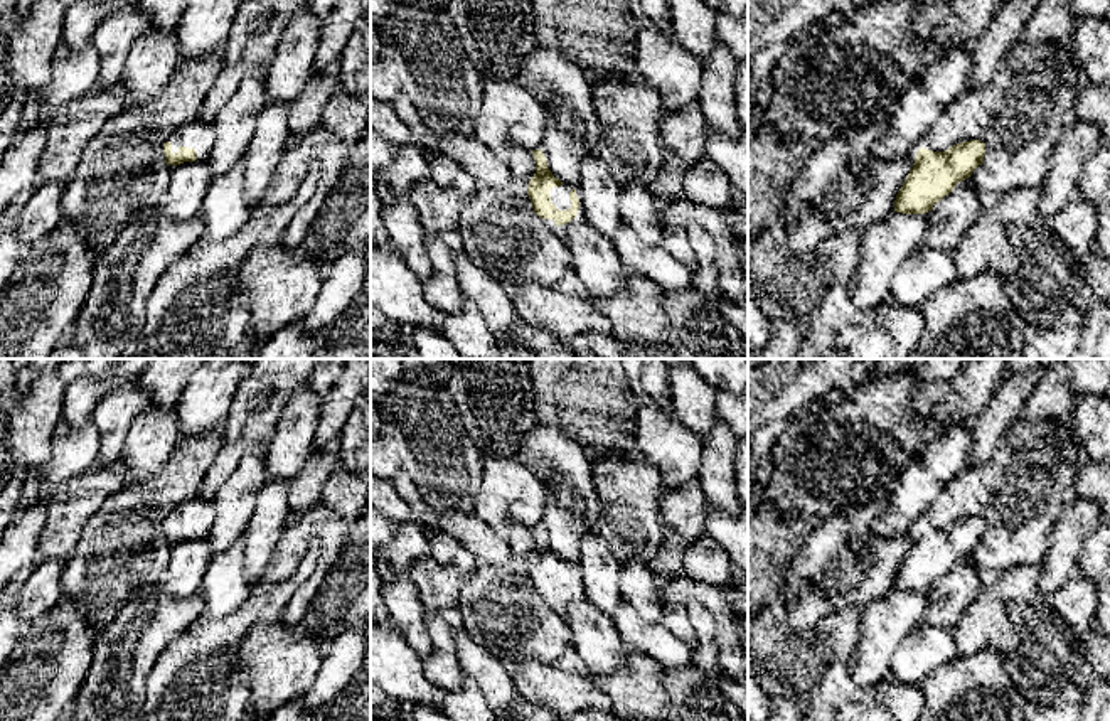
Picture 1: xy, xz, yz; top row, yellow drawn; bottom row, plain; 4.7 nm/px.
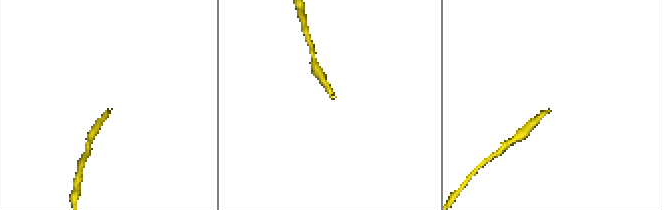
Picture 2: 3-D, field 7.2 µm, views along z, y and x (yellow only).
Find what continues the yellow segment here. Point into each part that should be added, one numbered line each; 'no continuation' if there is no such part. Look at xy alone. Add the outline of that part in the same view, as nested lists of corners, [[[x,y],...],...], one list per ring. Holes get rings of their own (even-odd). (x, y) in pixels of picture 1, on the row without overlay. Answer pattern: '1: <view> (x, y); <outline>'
1: xy (194, 511); [[[197,490],[195,494],[177,504],[165,519],[172,521],[172,531],[177,531],[180,524],[194,526],[197,537],[180,541],[194,542],[207,537],[216,519],[216,509],[212,500],[205,500]]]

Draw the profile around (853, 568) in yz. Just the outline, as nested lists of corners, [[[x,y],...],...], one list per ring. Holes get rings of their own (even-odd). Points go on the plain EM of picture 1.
[[[879,497],[832,514],[808,532],[788,566],[807,563],[830,606],[852,605],[862,610],[894,590],[896,573],[918,531],[873,537],[873,522],[888,510],[888,497]]]

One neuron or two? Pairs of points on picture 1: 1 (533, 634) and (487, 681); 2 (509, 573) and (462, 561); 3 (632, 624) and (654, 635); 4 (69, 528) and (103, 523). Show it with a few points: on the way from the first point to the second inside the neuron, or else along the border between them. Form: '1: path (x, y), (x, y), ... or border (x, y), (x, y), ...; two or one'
1: border (472, 637), (496, 654), (507, 667); two
2: border (477, 561), (457, 600); two
3: path (637, 629), (649, 635); one
4: border (110, 496), (88, 519), (73, 553), (66, 560); two

